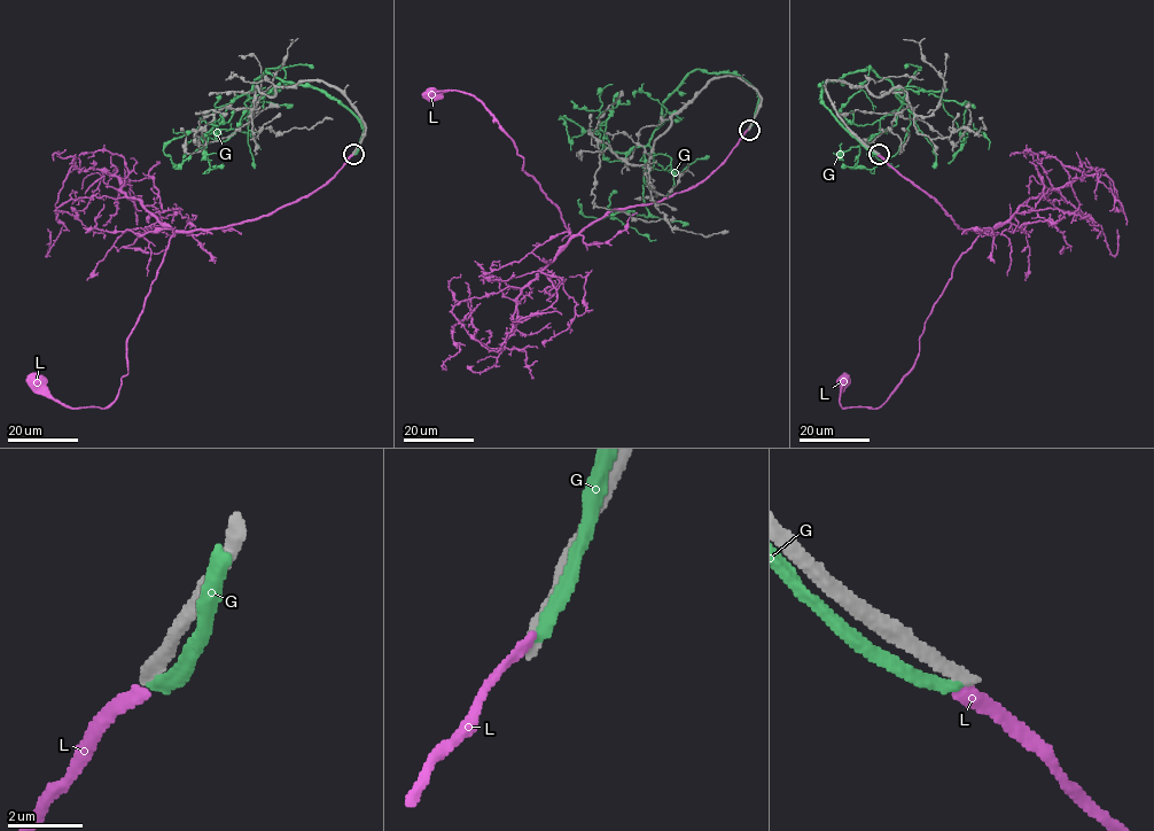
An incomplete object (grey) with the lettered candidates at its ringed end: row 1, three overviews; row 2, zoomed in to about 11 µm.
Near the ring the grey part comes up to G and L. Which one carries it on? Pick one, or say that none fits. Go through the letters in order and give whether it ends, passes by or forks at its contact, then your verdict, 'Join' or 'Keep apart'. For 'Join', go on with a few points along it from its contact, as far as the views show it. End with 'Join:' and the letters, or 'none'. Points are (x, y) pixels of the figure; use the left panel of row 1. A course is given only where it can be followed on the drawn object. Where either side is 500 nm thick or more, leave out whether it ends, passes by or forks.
G: It ends there. Keep apart
L: It ends there. Keep apart
Join: none

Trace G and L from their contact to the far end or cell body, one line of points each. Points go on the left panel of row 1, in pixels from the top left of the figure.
G: (353, 153), (363, 124), (324, 92), (266, 70), (241, 125), (227, 139), (217, 133), (246, 132), (260, 149)
L: (352, 154), (299, 200), (257, 218), (170, 239), (127, 340), (127, 373), (106, 408), (61, 404), (34, 380)

